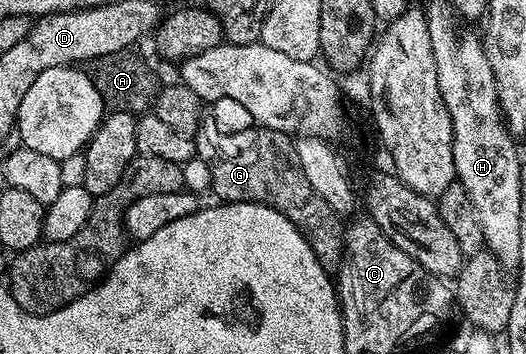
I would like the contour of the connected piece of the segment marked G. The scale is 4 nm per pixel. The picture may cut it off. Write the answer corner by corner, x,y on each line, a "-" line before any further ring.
207,118
202,119
200,121
200,127
197,129
197,133
195,135
195,139
197,142
197,156
201,157
205,160
207,166
210,167
211,170
211,178
213,179
212,185
212,195
217,195
216,199
221,202
228,202
231,204
265,204
268,208
273,208
279,214
283,214
293,225
296,226
297,229
301,231
305,236
305,241
309,243
311,246
311,250
315,255
317,255
317,260
321,265
325,267
327,270
333,270
340,265
341,257
343,255
343,224
340,224
338,213
333,212
331,210
331,206
327,206
327,202
323,202
323,198
319,198
319,194
315,194
315,190
311,190
311,182
307,182
307,178
303,174
303,170
301,167
297,166
293,168
293,172
289,169
289,164
285,160
280,160
279,157
273,156
277,152
277,148
275,145
269,141
270,133
265,130
258,131
258,136
256,136
253,132
237,132
234,136
228,136
225,132
220,132
219,129
216,128
215,125
212,124
211,121
207,120

